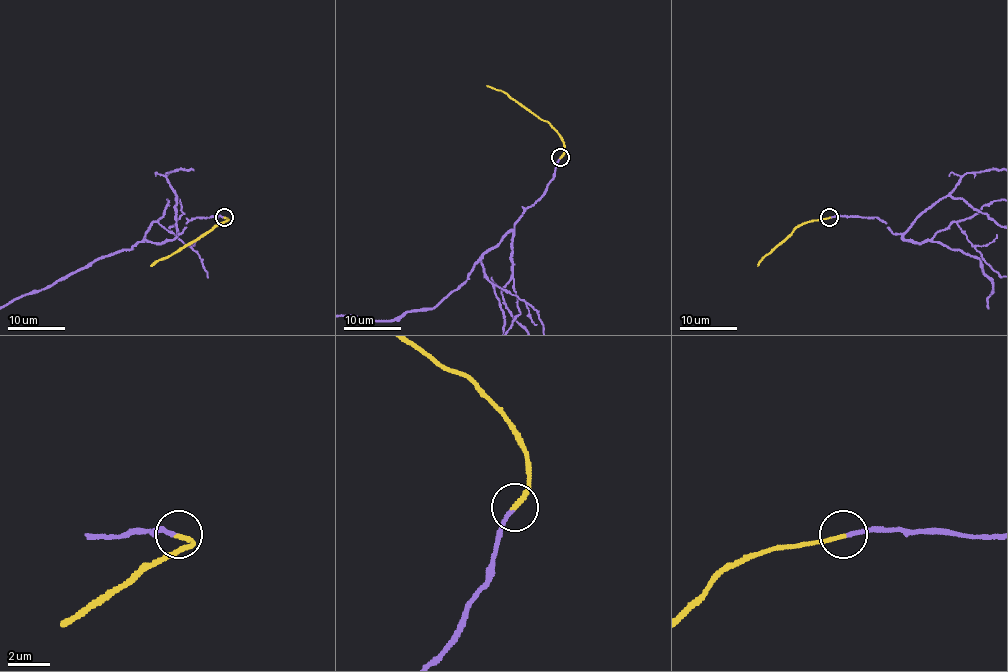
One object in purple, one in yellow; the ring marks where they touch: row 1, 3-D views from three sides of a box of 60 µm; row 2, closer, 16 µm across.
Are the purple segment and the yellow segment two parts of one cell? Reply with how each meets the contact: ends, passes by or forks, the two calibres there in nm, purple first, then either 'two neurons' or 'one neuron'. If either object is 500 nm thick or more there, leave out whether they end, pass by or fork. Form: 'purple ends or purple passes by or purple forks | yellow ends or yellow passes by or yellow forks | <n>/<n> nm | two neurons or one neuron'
purple ends | yellow ends | 190/200 nm | one neuron

